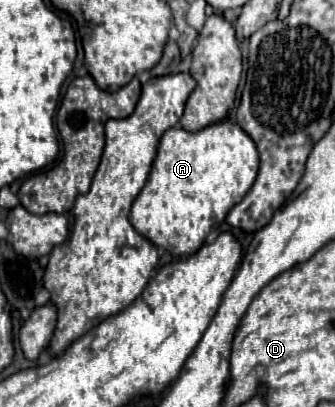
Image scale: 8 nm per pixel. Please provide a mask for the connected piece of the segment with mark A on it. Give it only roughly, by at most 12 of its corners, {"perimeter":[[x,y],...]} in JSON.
{"perimeter":[[229,120],[166,130],[132,226],[198,252],[254,184]]}

